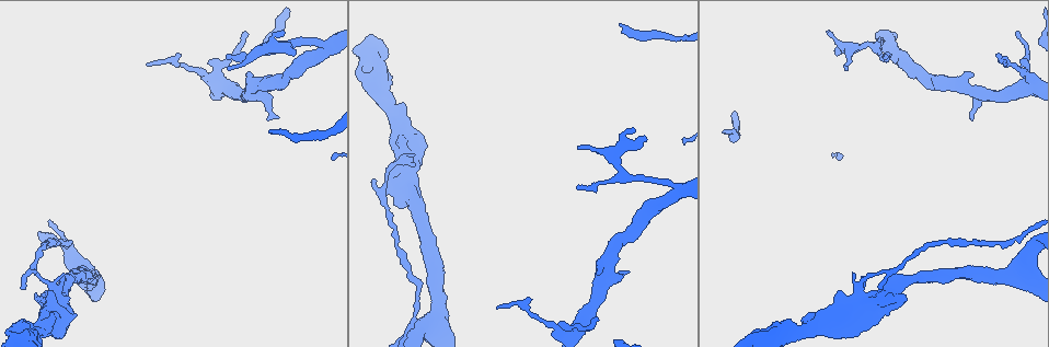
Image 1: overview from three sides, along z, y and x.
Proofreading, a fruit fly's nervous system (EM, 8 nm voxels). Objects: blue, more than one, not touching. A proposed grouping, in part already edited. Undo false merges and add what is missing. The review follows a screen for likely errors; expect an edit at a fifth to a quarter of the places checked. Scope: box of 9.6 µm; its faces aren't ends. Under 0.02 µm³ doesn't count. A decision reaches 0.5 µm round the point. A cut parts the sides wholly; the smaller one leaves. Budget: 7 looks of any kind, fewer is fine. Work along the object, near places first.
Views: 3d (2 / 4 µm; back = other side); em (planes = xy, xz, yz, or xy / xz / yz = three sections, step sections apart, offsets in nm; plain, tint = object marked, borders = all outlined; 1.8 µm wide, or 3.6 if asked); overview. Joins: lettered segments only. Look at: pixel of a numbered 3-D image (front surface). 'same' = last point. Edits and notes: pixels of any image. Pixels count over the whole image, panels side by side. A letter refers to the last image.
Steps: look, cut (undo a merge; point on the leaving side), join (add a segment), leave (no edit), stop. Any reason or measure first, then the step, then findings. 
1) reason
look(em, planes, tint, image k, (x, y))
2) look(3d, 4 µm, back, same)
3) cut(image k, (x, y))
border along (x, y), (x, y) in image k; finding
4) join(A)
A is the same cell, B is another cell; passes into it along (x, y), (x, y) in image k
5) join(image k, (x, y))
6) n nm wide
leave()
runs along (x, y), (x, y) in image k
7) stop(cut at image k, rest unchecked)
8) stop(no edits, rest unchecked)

thick end
look(3d, 2 µm, image 1, (415, 164))

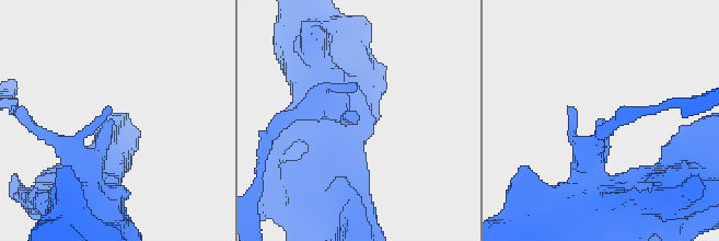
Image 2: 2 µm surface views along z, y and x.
now the EM
look(em, planes, borders, image 2, (114, 124))

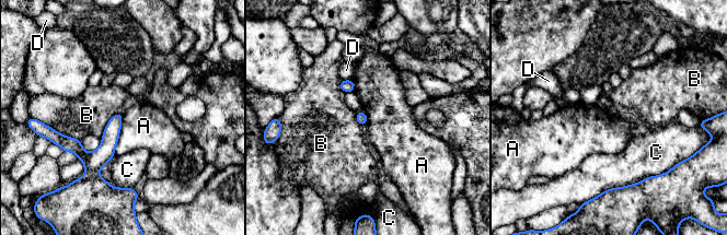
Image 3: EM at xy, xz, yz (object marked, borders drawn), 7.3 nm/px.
cut(image 3, (93, 161))
A, B, C and D are other cells; the part that leaves runs along (118, 116), (96, 155), (61, 141) in image 3; two neurons meet here

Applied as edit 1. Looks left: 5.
look(overview)

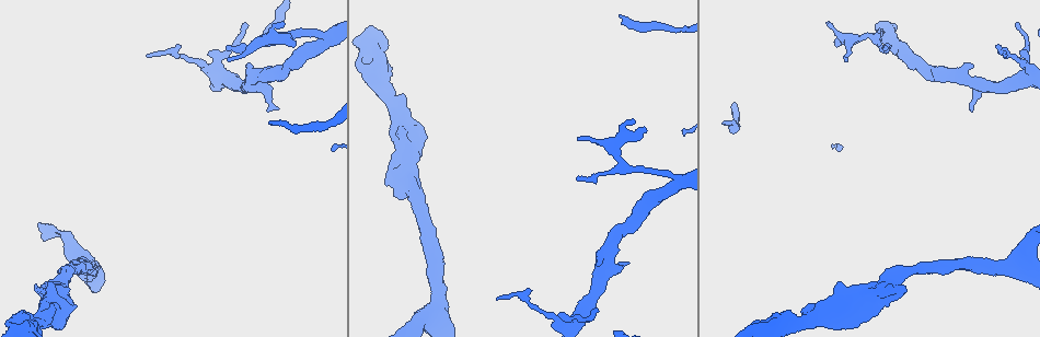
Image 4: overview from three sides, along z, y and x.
look(em, xz, step 16, tint, image 4, (268, 124))

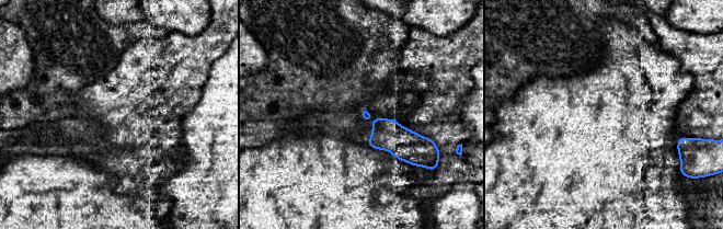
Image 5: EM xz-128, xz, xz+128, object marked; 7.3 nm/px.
another direction
look(em, planes, borders, same)

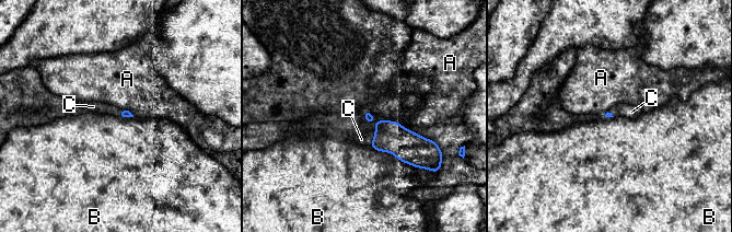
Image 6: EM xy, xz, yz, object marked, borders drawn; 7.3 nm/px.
B touches over 380 nm
join(C)
C is the same cell, A and B are other cells; it goes on there

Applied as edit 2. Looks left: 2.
free end
look(3d, 4 µm, image 4, (646, 130))

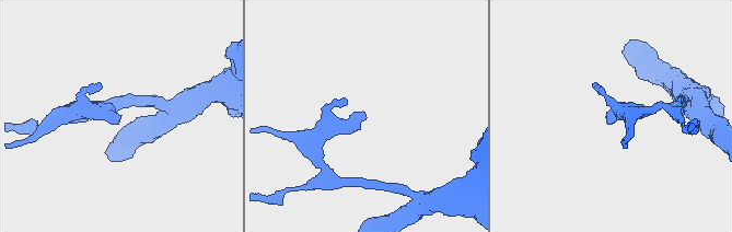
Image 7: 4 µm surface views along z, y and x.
look(em, xy, step 8, borders, image 7, (364, 112))

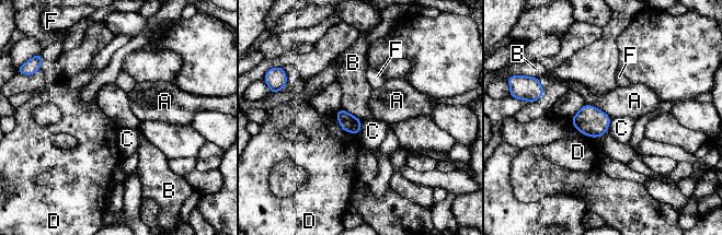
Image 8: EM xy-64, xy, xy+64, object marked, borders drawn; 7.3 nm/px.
D touches over 240 nm
leave()
A, B, C, D and F are other cells; border along (362, 121), (358, 133) in image 8; no lettered segment goes on from it

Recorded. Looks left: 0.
stop(cut at image 3, join at image 6, rest unchecked)

